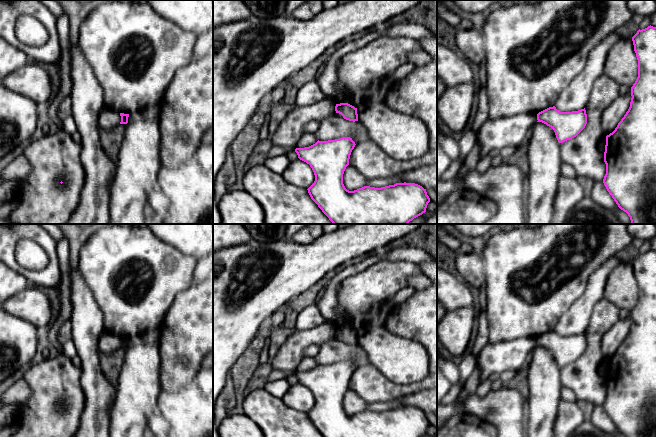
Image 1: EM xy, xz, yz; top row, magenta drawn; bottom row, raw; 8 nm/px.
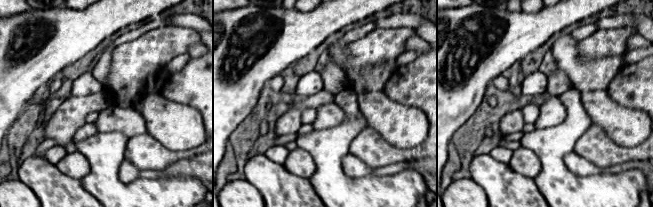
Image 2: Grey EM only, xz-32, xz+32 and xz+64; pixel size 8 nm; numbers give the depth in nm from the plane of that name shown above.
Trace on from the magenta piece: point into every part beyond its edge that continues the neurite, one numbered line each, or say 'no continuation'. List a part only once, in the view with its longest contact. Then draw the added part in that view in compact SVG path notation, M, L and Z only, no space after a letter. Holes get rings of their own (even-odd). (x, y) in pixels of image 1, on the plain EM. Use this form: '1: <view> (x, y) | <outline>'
no continuation

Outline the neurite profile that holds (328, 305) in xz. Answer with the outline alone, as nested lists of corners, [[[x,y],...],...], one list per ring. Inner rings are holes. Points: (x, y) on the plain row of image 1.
[[[379,252],[375,256],[370,256],[359,263],[346,267],[328,282],[328,284],[325,286],[324,296],[318,303],[316,303],[326,323],[335,328],[337,327],[337,285],[340,284],[344,279],[352,275],[356,275],[380,261],[382,261],[382,256]]]

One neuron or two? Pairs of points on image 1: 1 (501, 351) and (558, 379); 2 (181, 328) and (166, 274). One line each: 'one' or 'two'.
1: two
2: two

